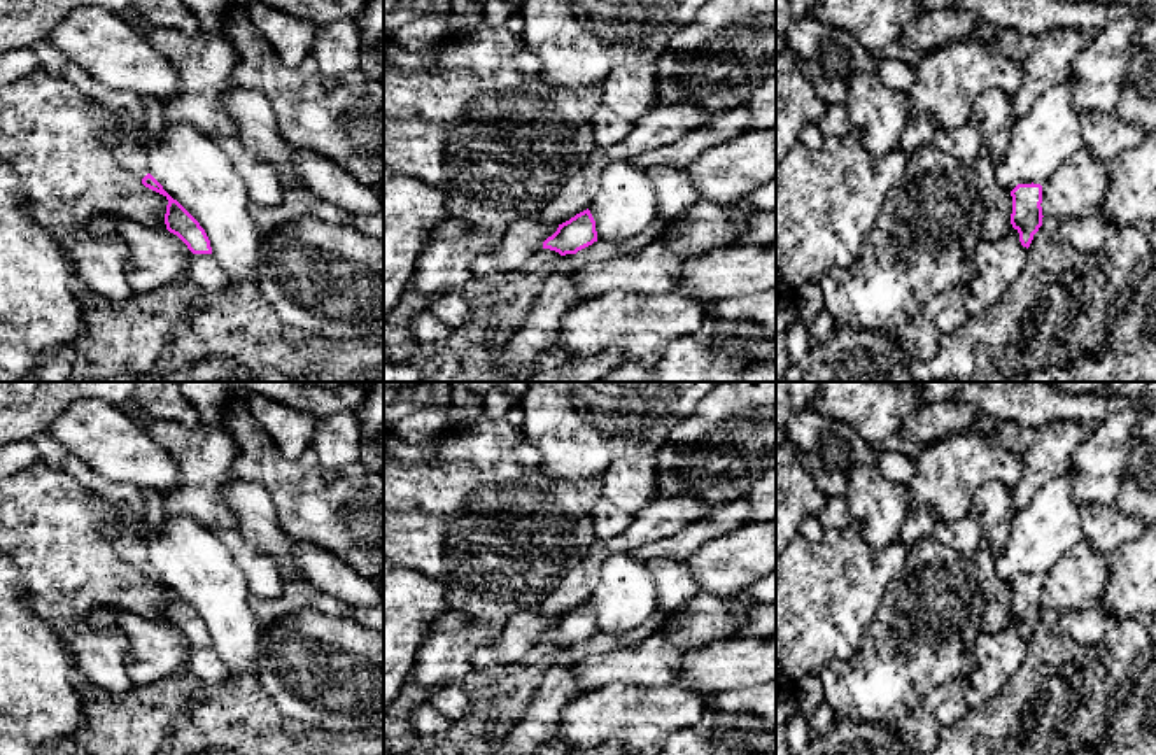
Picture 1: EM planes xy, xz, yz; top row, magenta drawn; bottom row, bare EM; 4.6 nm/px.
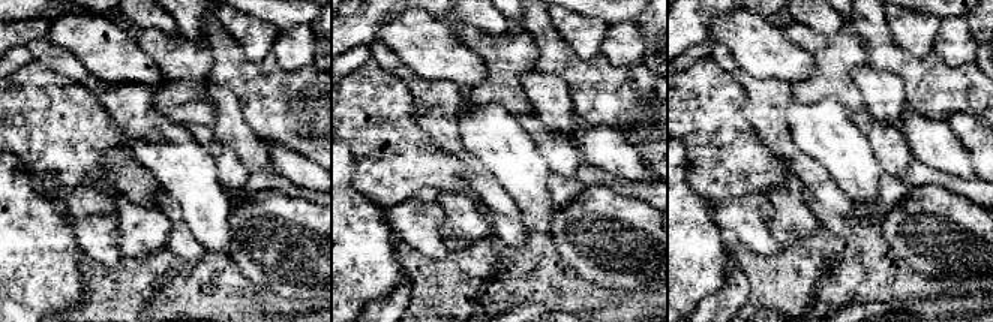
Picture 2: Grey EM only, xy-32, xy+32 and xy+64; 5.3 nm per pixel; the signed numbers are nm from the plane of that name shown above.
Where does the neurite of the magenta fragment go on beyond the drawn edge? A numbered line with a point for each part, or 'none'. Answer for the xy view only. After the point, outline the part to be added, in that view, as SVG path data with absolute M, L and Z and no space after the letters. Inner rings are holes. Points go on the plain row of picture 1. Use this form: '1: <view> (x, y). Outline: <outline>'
1: xy (132, 547). Outline: M47 431L32 438L39 461L74 476L86 490L105 499L116 512L119 522L114 534L119 540L117 555L130 562L138 573L149 566L147 547L140 531L126 522L119 512L126 505L135 515L142 513L142 490L131 483L116 483L93 473L74 452L63 447Z
2: xy (204, 663). Outline: M193 646L187 669L208 685L222 685L228 680L228 667L212 646Z

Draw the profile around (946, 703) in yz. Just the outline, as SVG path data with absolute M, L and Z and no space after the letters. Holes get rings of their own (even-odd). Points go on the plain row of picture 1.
M953 678L935 687L921 702L921 708L895 720L893 729L911 741L913 755L928 755L944 725L955 725L969 713L967 681Z

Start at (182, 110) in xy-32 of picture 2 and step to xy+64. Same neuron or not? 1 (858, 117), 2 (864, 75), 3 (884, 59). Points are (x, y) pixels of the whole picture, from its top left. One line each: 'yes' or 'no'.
1: no
2: no
3: no

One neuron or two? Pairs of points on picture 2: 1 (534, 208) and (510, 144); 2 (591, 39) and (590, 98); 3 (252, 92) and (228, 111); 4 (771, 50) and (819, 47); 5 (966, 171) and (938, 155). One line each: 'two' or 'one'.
1: one
2: two
3: two
4: two
5: one

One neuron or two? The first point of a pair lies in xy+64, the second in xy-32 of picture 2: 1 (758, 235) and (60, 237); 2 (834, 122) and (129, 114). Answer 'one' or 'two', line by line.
1: two
2: two

